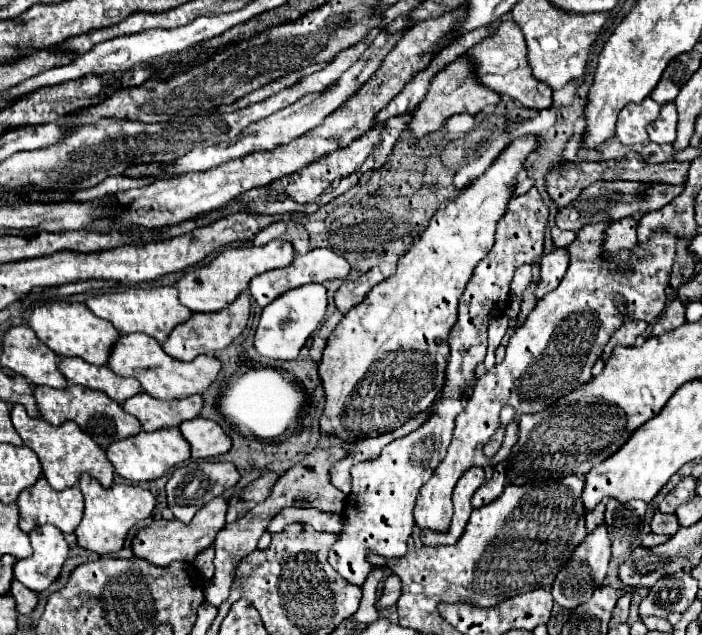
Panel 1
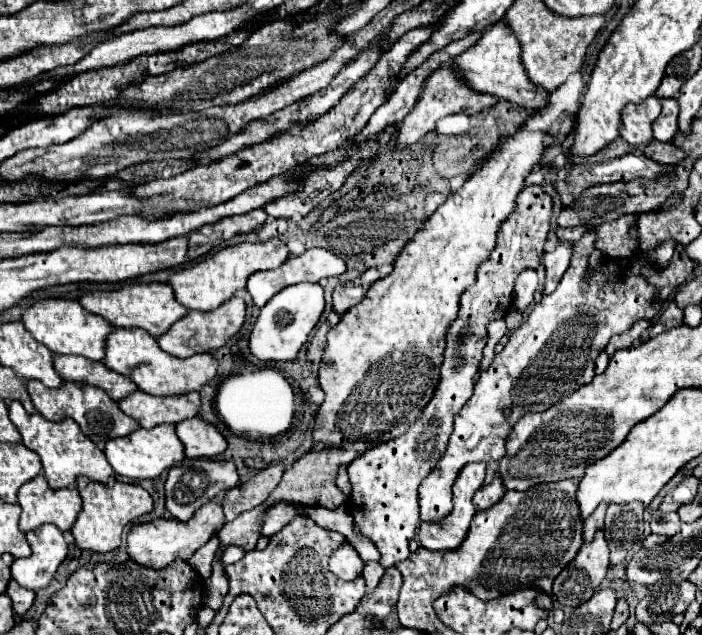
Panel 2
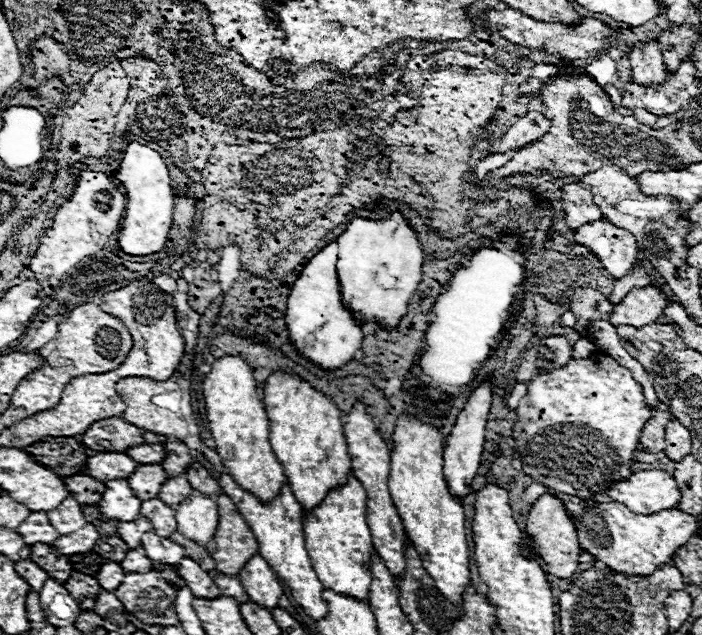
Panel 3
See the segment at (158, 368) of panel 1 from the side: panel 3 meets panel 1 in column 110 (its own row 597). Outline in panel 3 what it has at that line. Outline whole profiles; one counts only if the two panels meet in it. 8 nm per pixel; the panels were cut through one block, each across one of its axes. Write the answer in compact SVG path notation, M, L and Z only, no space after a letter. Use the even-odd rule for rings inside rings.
M352 474L348 484L334 488L318 508L304 514L304 536L320 582L334 592L356 596L356 600L368 600L368 588L372 582L370 558L374 548L366 522L366 492Z

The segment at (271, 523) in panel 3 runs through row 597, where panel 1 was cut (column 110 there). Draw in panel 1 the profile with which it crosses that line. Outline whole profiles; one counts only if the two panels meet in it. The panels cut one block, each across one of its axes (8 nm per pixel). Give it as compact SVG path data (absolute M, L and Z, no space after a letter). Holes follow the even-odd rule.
M134 286L124 292L114 294L100 294L86 300L86 306L98 316L114 324L114 328L120 334L132 334L132 332L144 332L158 342L164 342L172 328L184 320L190 318L190 310L180 304L178 290L174 286L154 286L154 288L142 288Z

